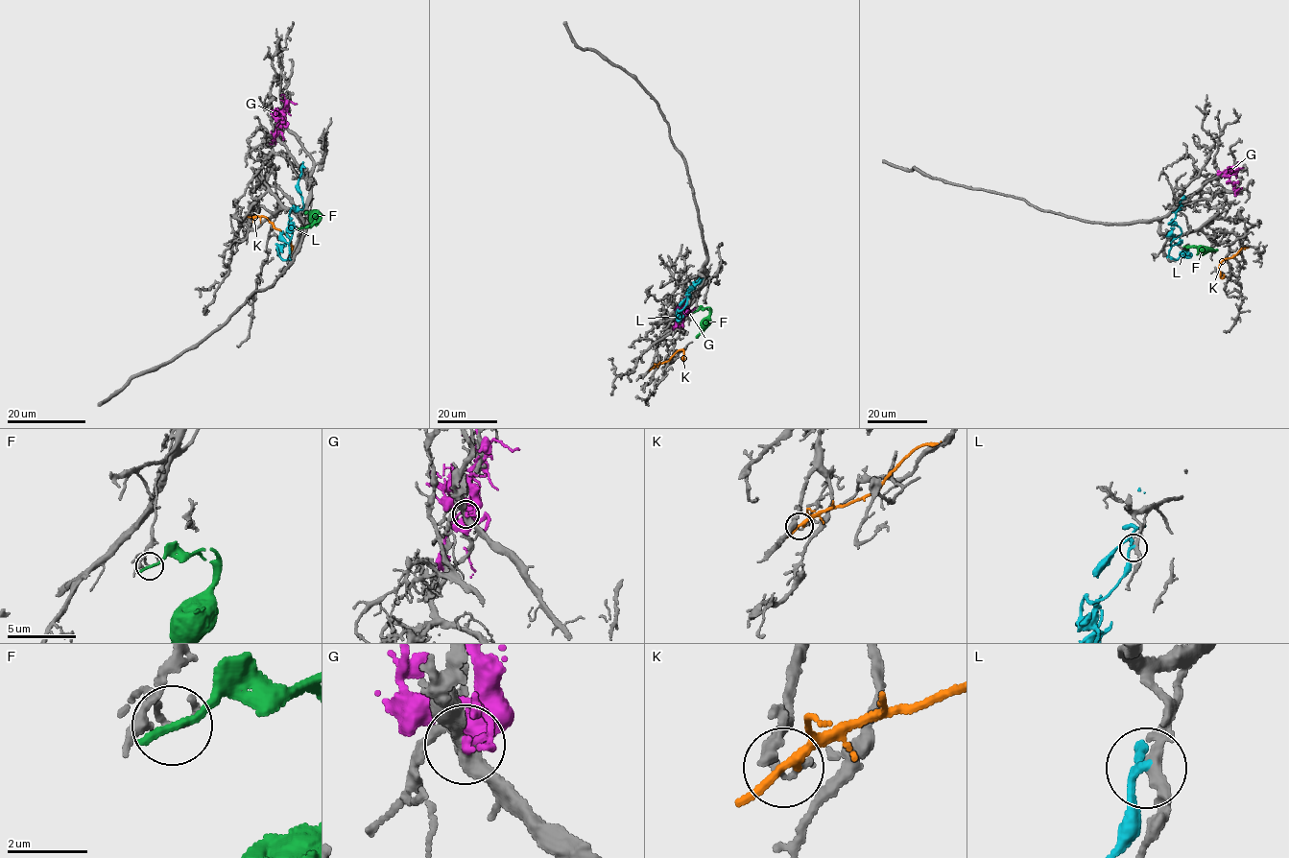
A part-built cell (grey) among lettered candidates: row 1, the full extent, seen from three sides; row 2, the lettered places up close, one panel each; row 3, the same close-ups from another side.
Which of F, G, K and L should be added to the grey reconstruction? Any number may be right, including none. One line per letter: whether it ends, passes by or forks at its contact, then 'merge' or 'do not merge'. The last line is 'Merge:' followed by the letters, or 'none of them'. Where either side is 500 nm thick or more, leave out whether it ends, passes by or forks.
F: it ends; do not merge
G: it passes by; do not merge
K: it forks; do not merge
L: it passes by; do not merge
Merge: none of them

